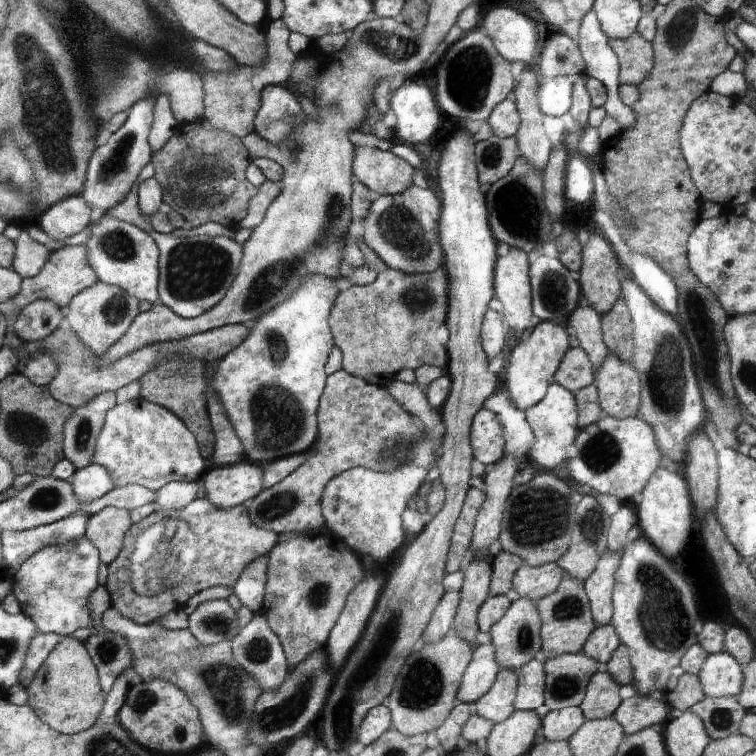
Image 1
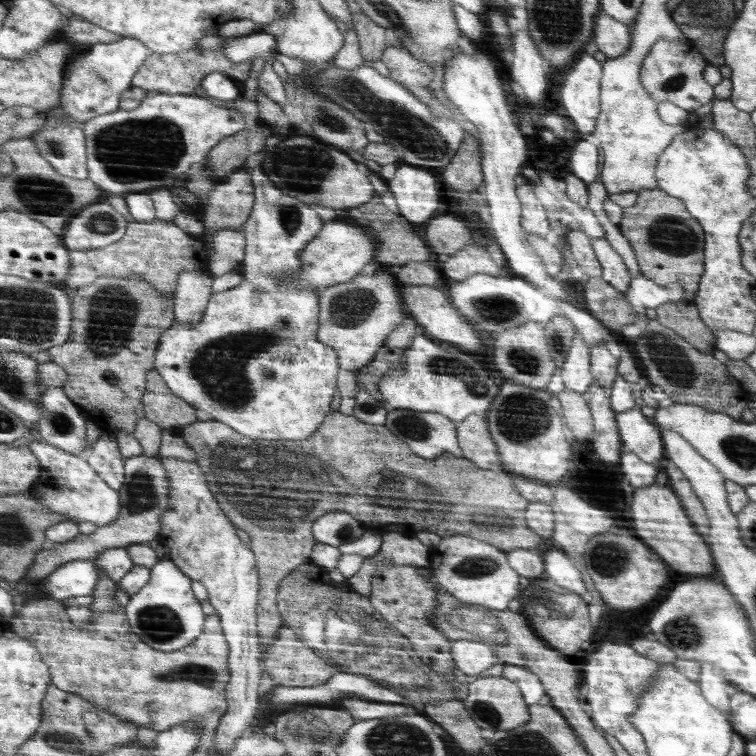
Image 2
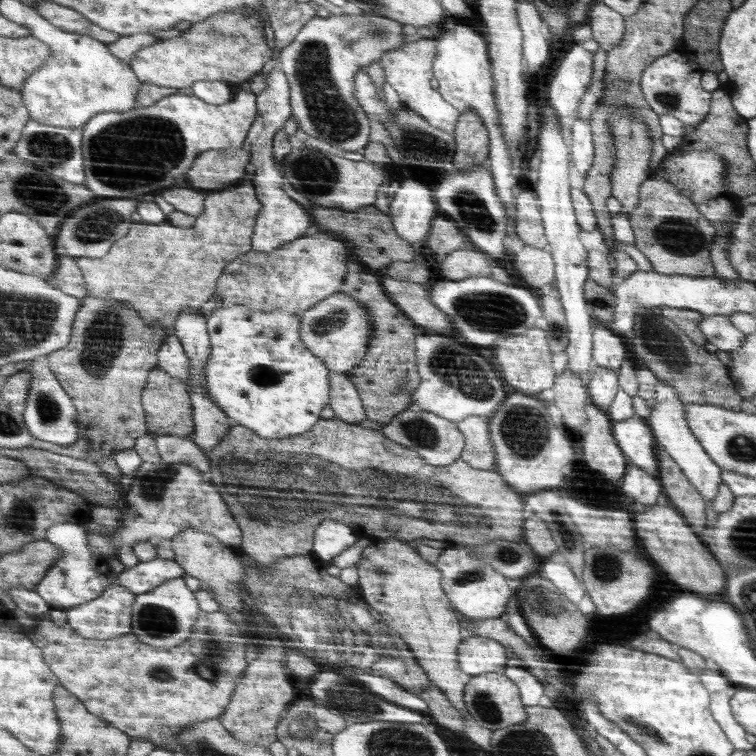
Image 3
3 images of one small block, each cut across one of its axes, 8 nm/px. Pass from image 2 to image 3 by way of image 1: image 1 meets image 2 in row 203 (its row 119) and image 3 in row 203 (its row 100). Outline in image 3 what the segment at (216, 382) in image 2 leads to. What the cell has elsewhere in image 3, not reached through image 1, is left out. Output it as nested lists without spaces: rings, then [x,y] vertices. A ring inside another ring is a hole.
[[[279,67],[270,69],[267,74],[267,87],[258,95],[258,114],[251,130],[247,132],[247,140],[243,149],[251,154],[250,164],[256,168],[252,176],[248,177],[255,185],[259,201],[263,209],[256,220],[255,235],[252,236],[252,249],[254,252],[272,252],[300,239],[300,235],[308,230],[312,220],[310,212],[302,205],[292,200],[284,191],[284,178],[277,168],[274,157],[275,136],[283,129],[284,123],[291,116],[290,82],[287,75]]]

